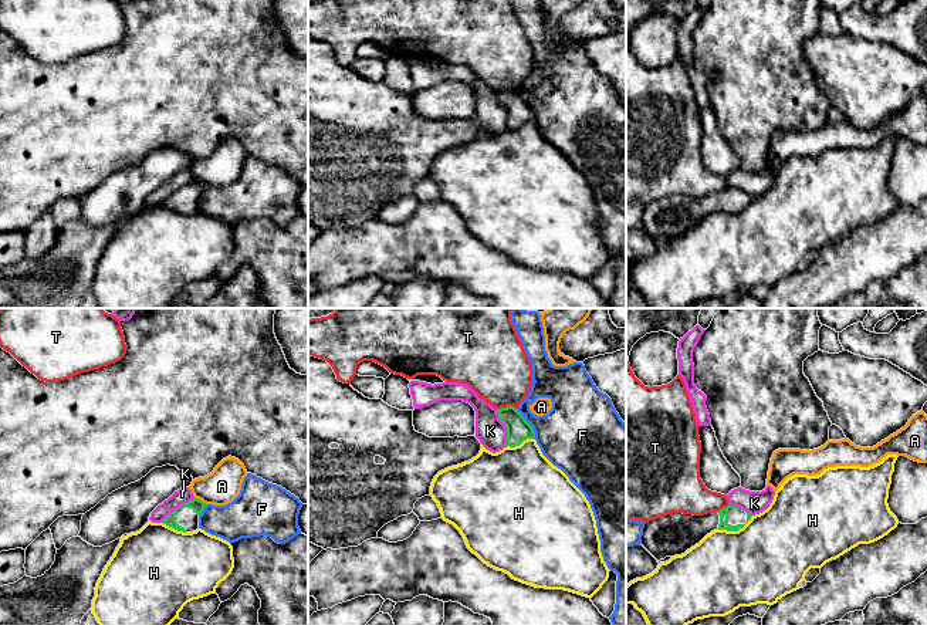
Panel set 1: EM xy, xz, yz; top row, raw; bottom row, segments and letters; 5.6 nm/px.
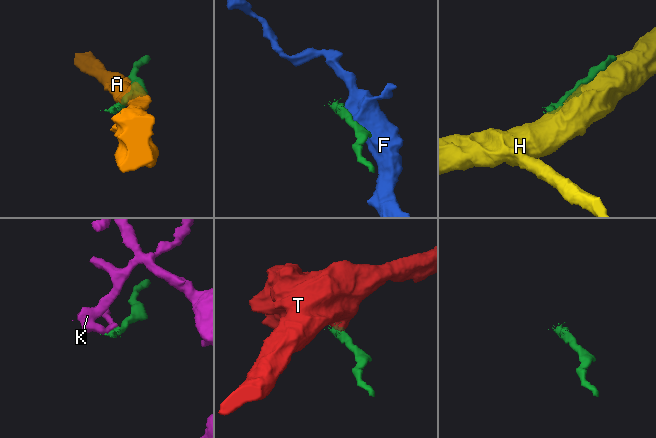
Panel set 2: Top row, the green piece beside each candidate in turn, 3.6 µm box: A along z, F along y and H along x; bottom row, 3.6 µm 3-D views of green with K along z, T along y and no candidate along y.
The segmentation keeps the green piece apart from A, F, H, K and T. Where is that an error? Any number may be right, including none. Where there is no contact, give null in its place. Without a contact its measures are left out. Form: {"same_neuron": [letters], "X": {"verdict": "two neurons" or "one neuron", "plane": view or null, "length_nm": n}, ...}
{"same_neuron": [], "A": {"verdict": "two neurons", "plane": "xy", "length_nm": 80}, "F": {"verdict": "two neurons", "plane": "xz", "length_nm": 190}, "H": {"verdict": "two neurons", "plane": "yz", "length_nm": 220}, "K": {"verdict": "two neurons", "plane": "xz", "length_nm": 220}, "T": {"verdict": "two neurons", "plane": "xz", "length_nm": 120}}

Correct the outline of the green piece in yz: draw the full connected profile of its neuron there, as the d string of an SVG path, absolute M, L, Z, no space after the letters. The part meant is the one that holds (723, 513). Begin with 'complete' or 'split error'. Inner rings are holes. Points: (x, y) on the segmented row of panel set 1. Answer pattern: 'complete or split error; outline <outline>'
split error; outline M730 504L704 516L667 514L644 524L642 545L660 561L684 554L714 530L738 531L751 517L750 513Z

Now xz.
complete; outline M514 406L497 409L498 419L507 428L507 446L520 446L527 439L534 439L535 432Z

